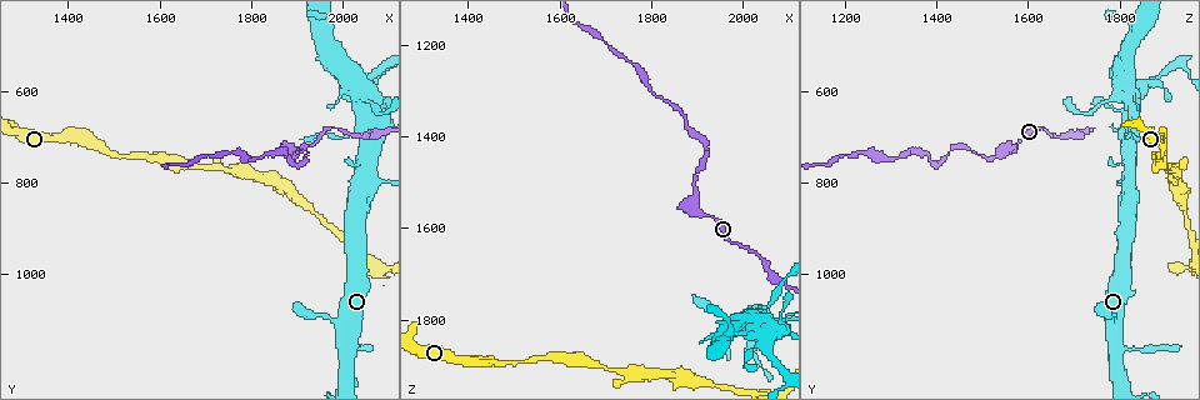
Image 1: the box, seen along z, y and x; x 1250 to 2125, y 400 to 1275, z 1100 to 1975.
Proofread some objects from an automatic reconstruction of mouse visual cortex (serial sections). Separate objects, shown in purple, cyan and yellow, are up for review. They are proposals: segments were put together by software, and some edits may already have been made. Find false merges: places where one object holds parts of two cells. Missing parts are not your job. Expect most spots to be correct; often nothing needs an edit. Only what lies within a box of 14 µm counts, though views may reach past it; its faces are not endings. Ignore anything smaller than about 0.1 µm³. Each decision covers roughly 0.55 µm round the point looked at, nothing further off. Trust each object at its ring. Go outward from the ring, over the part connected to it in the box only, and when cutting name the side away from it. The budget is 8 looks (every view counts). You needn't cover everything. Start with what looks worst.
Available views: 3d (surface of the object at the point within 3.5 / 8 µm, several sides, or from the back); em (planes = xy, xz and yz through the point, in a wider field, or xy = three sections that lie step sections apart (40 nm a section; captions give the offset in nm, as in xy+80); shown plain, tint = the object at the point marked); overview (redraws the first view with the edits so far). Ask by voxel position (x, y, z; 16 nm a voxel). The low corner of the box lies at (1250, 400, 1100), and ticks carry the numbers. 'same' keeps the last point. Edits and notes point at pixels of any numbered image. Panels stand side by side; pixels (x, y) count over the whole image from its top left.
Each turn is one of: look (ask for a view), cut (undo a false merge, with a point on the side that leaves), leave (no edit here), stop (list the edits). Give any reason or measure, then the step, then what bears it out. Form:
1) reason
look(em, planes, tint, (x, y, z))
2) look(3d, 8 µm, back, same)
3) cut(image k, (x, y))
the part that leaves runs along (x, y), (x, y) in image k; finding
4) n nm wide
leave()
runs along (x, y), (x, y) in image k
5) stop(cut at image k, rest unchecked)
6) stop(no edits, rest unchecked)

sharp bend
look(3d, 3.5 µm, (2040, 580, 1845))

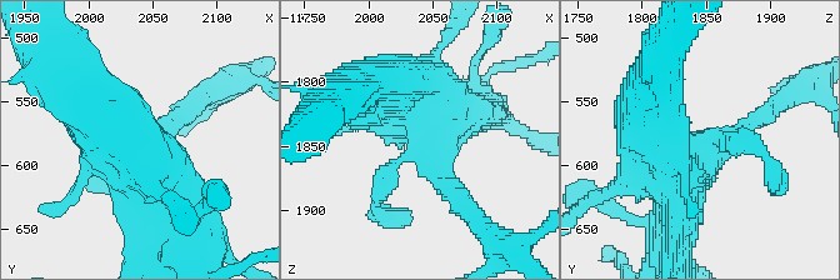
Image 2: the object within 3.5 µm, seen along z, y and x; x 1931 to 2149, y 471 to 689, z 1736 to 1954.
need the tissue
look(em, planes, tint, (2040, 584, 1846))

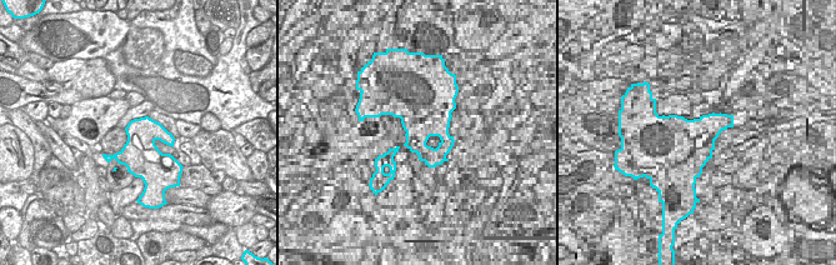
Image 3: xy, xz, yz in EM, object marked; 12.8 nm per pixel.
420 nm wide
leave()
runs along (190, 238), (179, 203), (90, 110) in image 2; all the same cell

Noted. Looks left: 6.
sudden change in width
look(3d, 3.5 µm, (1905, 725, 1565))

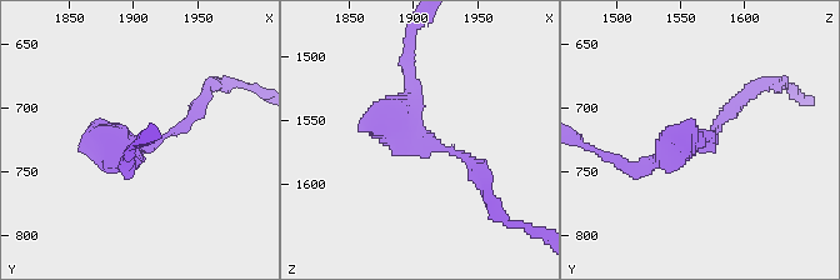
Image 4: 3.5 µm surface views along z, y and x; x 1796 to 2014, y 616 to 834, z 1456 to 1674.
leave()
runs along (474, 166), (401, 125), (409, 70) in image 4; all the same cell

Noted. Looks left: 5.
sharp bend
look(3d, 3.5 µm, (1900, 755, 1405))

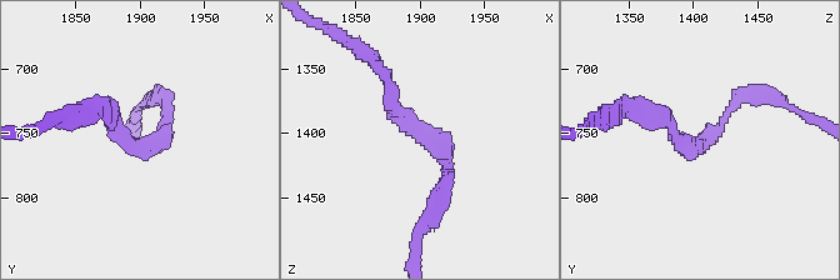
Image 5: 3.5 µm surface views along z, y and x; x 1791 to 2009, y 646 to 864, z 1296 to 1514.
arms of 150, 200 nm
look(em, xy, step 1, tint, (1904, 762, 1402))

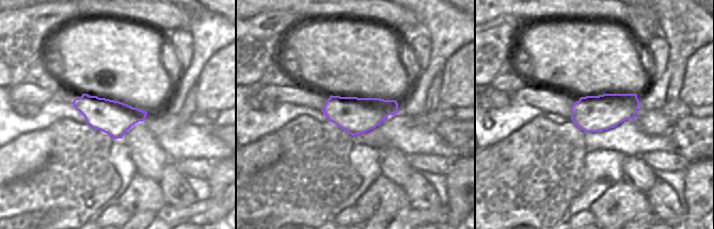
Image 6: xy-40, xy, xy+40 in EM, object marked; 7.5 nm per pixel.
leave()
one cell here

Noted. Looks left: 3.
stop(no edits, rest unchecked)

